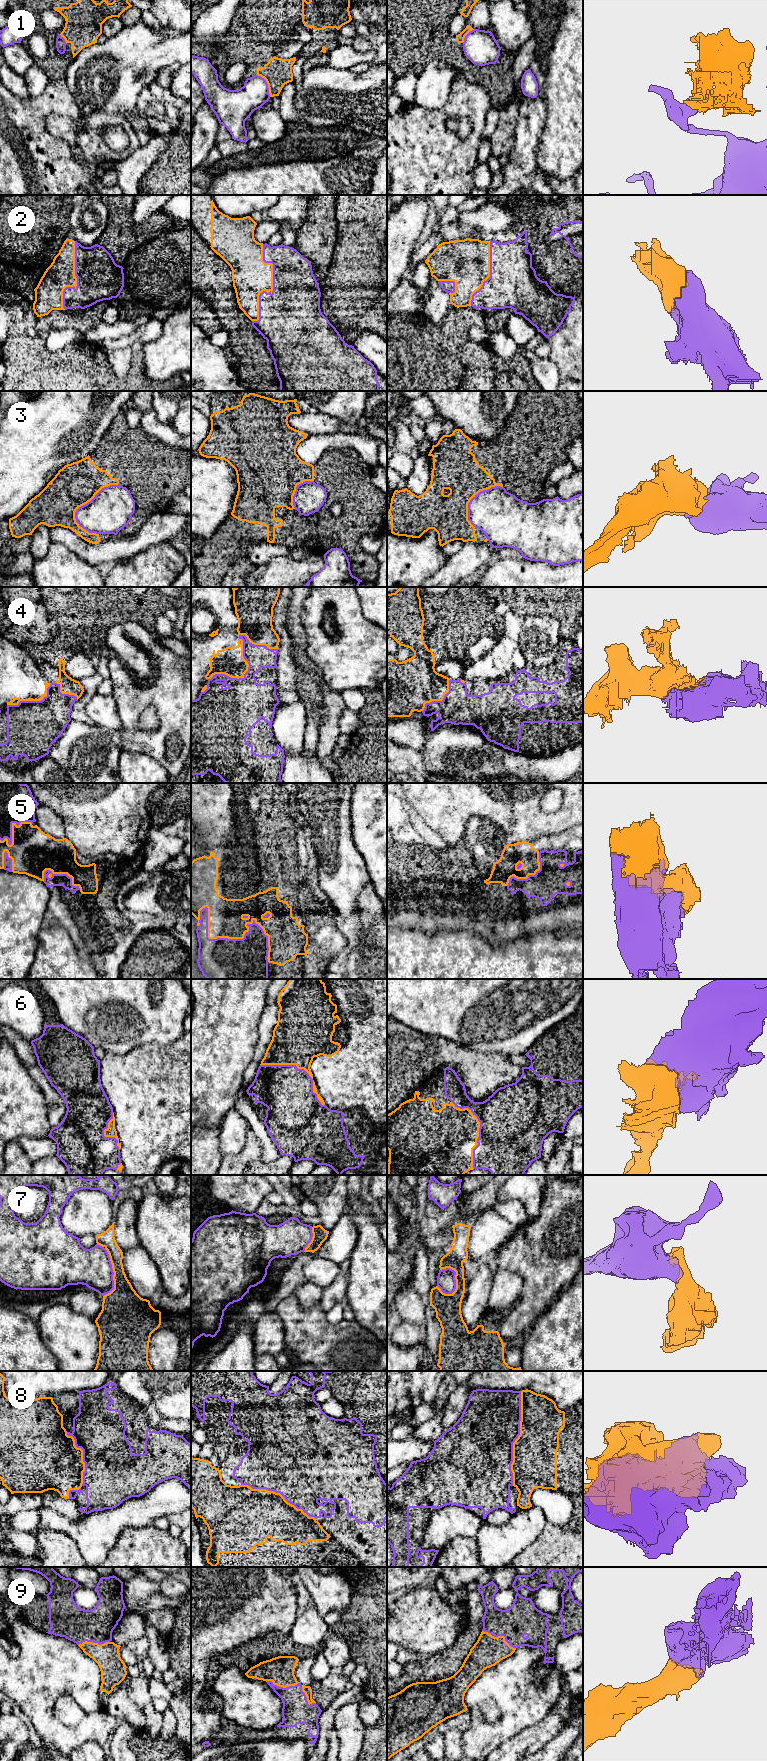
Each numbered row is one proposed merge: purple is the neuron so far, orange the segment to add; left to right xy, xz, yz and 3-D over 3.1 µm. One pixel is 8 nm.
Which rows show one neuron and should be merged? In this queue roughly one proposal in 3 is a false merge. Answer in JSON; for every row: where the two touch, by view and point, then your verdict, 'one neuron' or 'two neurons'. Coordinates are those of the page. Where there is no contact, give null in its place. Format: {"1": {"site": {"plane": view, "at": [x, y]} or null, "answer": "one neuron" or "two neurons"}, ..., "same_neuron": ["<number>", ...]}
{"1": {"site": {"plane": "xz", "at": [267, 84]}, "answer": "two neurons"}, "2": {"site": {"plane": "xz", "at": [273, 286]}, "answer": "one neuron"}, "3": {"site": {"plane": "xy", "at": [88, 502]}, "answer": "two neurons"}, "4": {"site": {"plane": "xz", "at": [244, 675]}, "answer": "one neuron"}, "5": {"site": {"plane": "xz", "at": [237, 939]}, "answer": "one neuron"}, "6": {"site": {"plane": "xz", "at": [300, 1069]}, "answer": "one neuron"}, "7": {"site": {"plane": "xy", "at": [112, 1270]}, "answer": "two neurons"}, "8": {"site": {"plane": "yz", "at": [517, 1437]}, "answer": "two neurons"}, "9": {"site": {"plane": "yz", "at": [500, 1635]}, "answer": "one neuron"}, "same_neuron": ["2", "4", "5", "6", "9"]}

